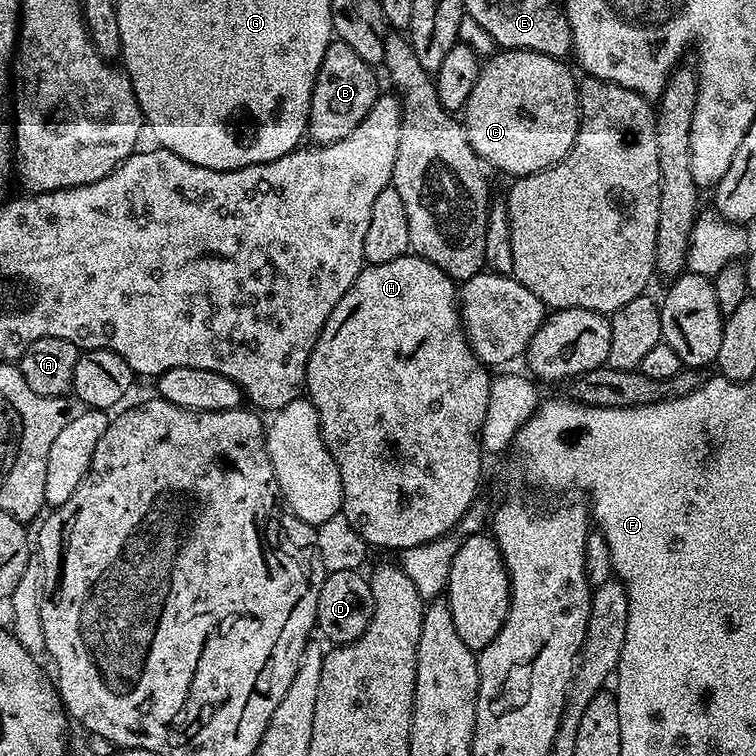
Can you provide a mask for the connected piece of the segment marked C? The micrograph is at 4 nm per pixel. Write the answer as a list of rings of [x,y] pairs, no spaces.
[[[505,48],[497,51],[495,55],[481,67],[480,73],[478,74],[478,82],[474,82],[474,90],[470,92],[470,98],[464,107],[462,123],[464,132],[468,136],[470,146],[477,152],[481,161],[483,161],[489,169],[497,168],[498,171],[505,172],[508,178],[519,178],[521,176],[529,176],[535,172],[541,172],[547,168],[552,168],[558,161],[565,160],[565,158],[568,157],[568,152],[574,146],[576,135],[580,129],[580,90],[577,77],[572,77],[571,70],[568,69],[564,63],[565,61],[563,59],[555,56],[547,56],[541,52],[535,52],[534,50]]]

